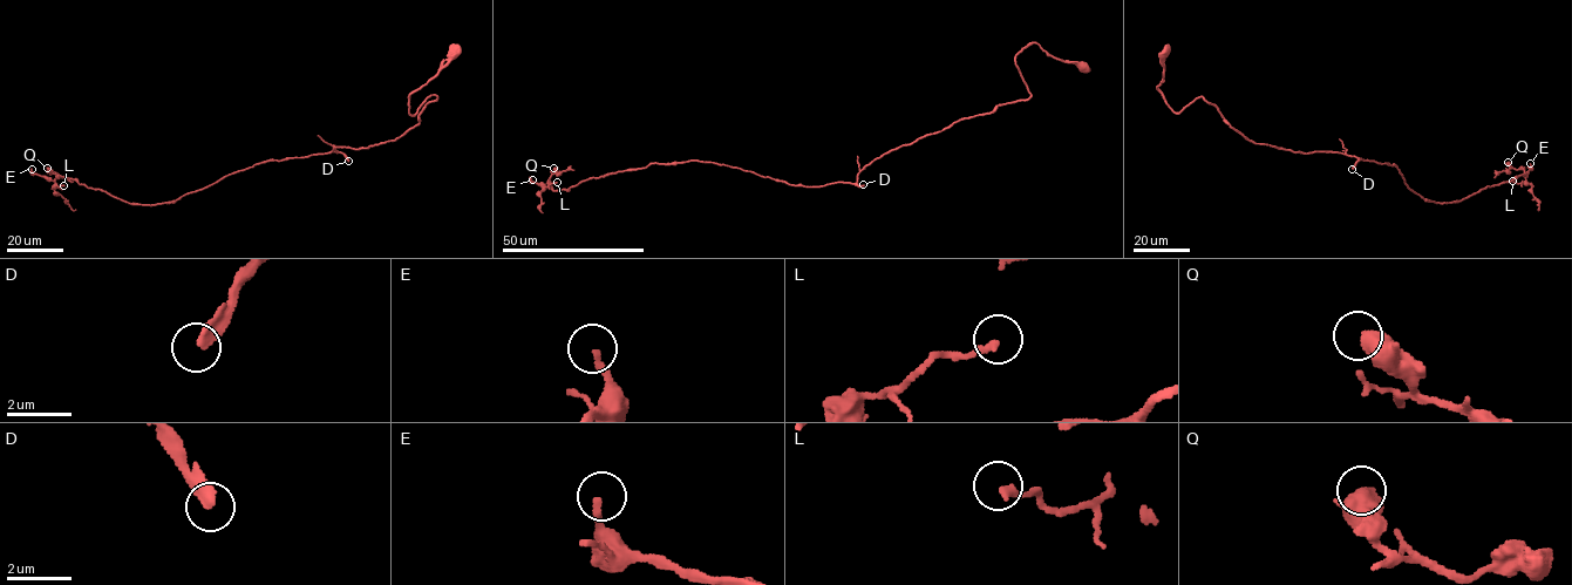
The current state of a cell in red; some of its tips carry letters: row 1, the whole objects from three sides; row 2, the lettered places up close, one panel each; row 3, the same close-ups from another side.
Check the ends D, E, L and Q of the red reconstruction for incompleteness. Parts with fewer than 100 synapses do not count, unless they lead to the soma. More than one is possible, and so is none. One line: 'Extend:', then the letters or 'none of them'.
Extend: D

